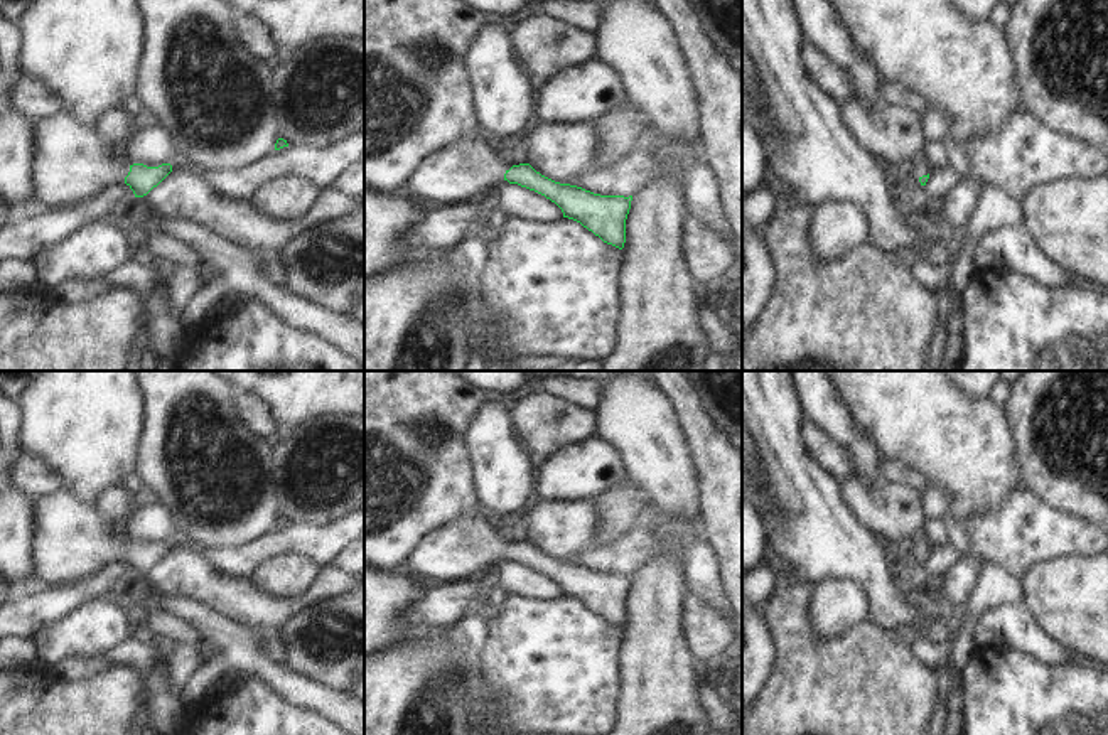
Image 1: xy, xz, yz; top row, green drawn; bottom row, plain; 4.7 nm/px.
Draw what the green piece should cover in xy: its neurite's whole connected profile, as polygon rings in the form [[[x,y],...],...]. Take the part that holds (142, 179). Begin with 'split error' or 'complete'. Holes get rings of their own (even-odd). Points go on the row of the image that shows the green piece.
split error; [[[69,113],[37,120],[34,158],[37,201],[47,209],[91,201],[121,180],[143,197],[172,172],[170,164],[128,165],[93,126]]]

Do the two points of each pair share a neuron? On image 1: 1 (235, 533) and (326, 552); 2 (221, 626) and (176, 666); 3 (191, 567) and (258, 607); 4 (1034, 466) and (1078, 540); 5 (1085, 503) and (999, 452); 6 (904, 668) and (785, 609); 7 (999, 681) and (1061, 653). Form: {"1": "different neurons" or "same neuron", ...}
{"1": "different neurons", "2": "different neurons", "3": "same neuron", "4": "different neurons", "5": "different neurons", "6": "same neuron", "7": "different neurons"}

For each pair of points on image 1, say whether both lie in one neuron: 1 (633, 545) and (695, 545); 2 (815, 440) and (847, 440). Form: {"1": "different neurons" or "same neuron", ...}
{"1": "same neuron", "2": "different neurons"}

